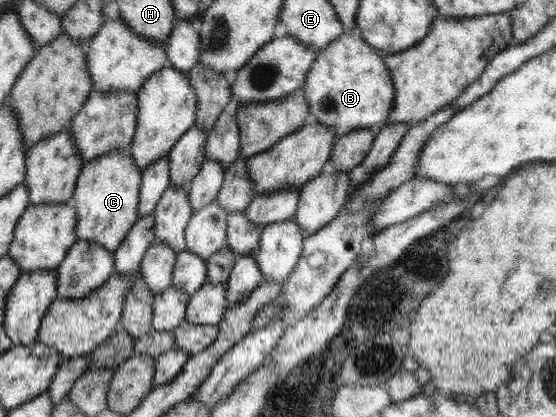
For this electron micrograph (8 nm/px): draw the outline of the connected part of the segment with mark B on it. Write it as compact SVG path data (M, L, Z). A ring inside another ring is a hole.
M357 30L344 31L326 48L316 53L299 93L305 96L309 113L314 114L317 122L332 129L337 137L358 129L372 129L382 125L390 114L395 97L395 88L389 70L382 59L382 53L362 40Z

